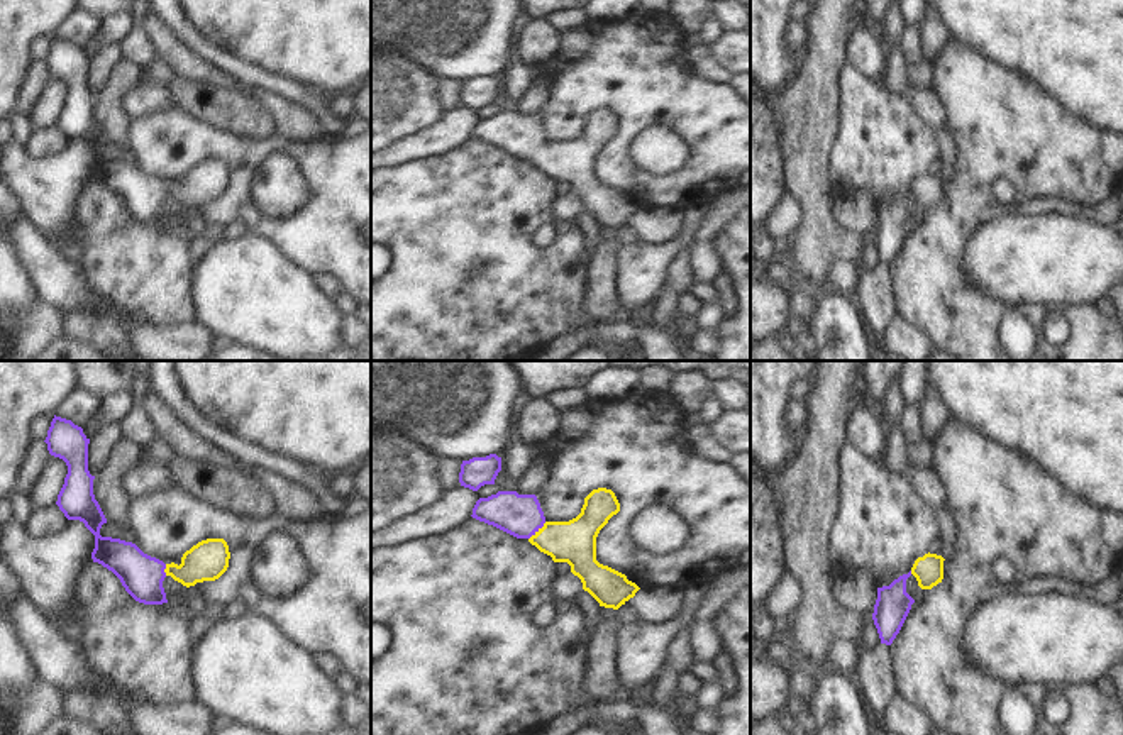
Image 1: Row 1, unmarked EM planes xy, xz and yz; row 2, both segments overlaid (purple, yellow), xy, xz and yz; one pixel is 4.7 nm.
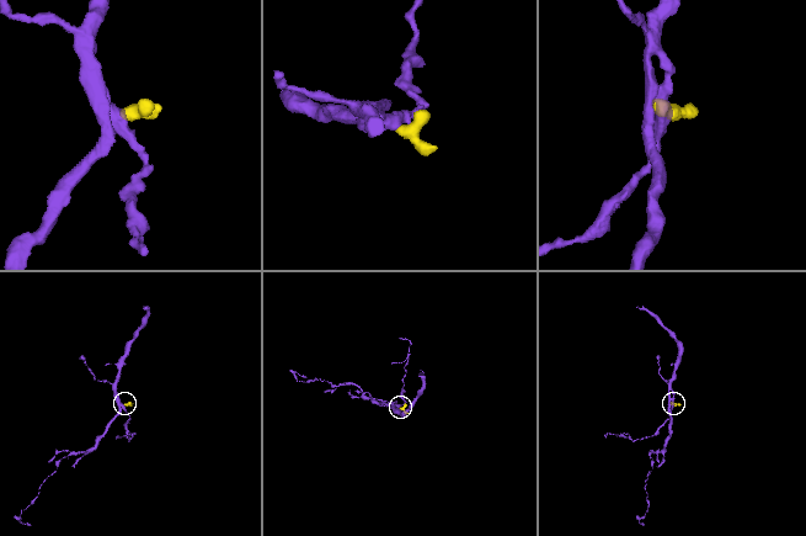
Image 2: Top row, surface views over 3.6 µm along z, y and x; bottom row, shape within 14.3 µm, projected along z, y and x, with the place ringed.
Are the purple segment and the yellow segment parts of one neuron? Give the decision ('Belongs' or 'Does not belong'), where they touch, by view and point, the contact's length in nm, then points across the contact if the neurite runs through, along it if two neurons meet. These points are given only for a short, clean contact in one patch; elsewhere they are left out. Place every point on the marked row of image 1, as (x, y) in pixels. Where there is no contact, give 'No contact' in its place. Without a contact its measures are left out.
Belongs. Touches purple at xz (537, 530). Shared border 120 nm. Path across: xz (520, 515), (537, 530), (554, 539), (575, 542).

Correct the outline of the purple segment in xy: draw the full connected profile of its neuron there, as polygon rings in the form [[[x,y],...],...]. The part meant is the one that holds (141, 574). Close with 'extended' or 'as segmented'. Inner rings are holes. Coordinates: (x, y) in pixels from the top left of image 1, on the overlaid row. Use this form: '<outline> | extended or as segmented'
[[[54,415],[44,442],[49,454],[63,459],[68,466],[56,505],[68,520],[83,522],[95,535],[93,562],[112,571],[136,601],[144,605],[168,603],[163,588],[166,576],[190,588],[196,583],[215,581],[227,571],[230,552],[224,539],[198,542],[183,554],[178,566],[144,554],[132,542],[102,537],[100,528],[107,518],[93,495],[95,476],[88,471],[90,439],[81,427]]] | extended

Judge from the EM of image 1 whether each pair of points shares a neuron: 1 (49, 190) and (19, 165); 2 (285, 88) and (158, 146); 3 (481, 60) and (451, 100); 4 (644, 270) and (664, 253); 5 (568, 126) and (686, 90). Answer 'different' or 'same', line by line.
1: same
2: different
3: different
4: same
5: same

